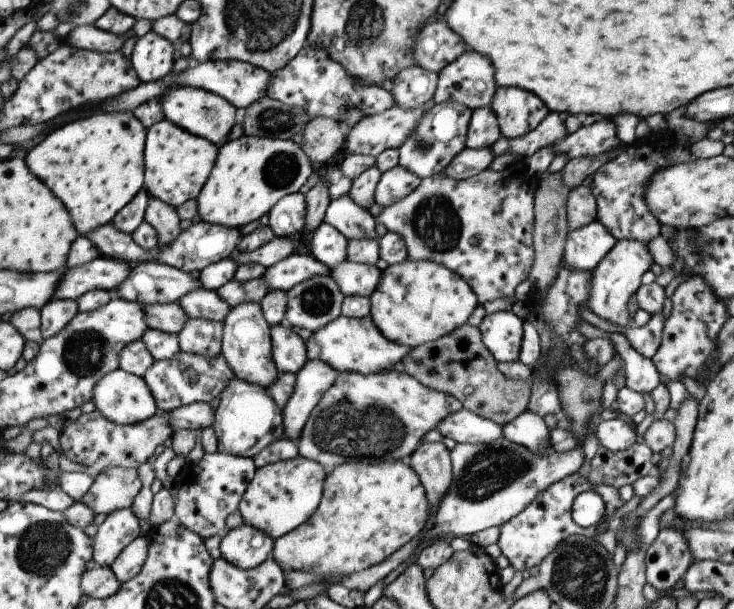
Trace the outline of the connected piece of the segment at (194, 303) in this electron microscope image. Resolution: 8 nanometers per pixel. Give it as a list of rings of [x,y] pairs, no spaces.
[[[201,287],[184,294],[177,303],[189,319],[223,322],[226,314],[231,310],[230,306],[219,298],[216,291],[208,291]]]

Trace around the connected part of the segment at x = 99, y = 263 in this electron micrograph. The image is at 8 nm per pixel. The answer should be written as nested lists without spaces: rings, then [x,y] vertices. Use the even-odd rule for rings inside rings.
[[[101,254],[96,255],[93,260],[86,262],[78,267],[68,268],[64,275],[61,277],[53,298],[55,299],[71,299],[76,300],[78,296],[81,296],[87,291],[94,291],[101,289],[113,293],[115,289],[128,277],[131,268],[125,261],[104,257]]]

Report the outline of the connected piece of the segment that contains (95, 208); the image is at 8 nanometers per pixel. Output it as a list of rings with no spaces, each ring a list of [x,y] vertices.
[[[101,111],[91,113],[87,116],[77,117],[53,130],[42,140],[39,144],[31,147],[24,156],[24,163],[26,167],[34,174],[54,195],[58,198],[67,212],[72,218],[72,223],[76,228],[78,234],[90,233],[91,229],[95,227],[106,225],[112,222],[112,218],[121,210],[138,192],[143,188],[144,182],[144,162],[143,162],[143,149],[145,140],[146,128],[135,118],[132,111]]]

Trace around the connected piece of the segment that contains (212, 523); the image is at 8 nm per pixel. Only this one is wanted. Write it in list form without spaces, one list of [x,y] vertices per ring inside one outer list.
[[[217,450],[214,453],[203,453],[201,458],[191,460],[190,465],[190,476],[187,479],[180,476],[177,480],[178,494],[174,500],[175,519],[187,530],[198,534],[202,539],[209,538],[209,536],[214,534],[221,535],[224,531],[224,520],[233,511],[237,511],[241,495],[245,492],[246,486],[253,478],[256,469],[253,459],[252,457],[240,457]]]

